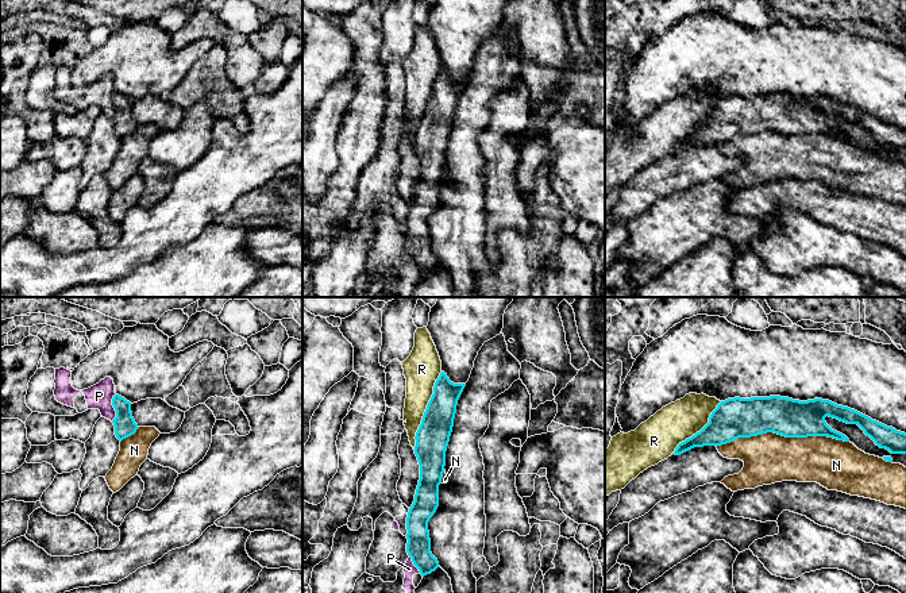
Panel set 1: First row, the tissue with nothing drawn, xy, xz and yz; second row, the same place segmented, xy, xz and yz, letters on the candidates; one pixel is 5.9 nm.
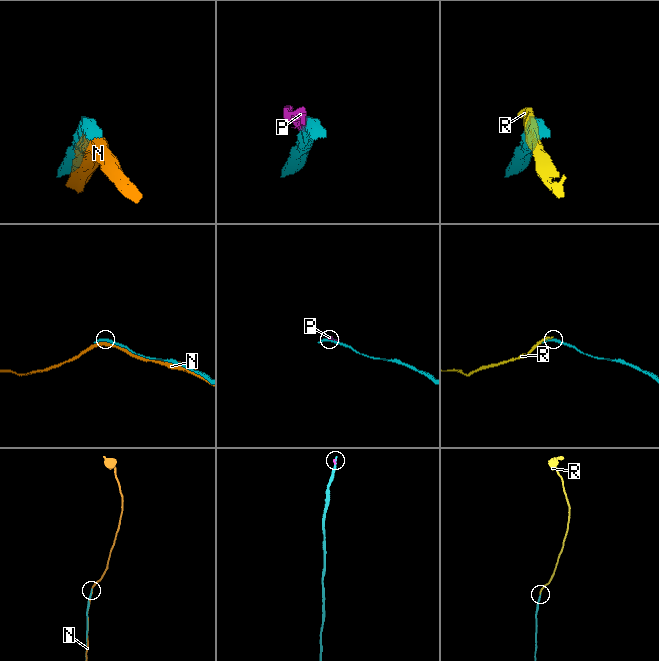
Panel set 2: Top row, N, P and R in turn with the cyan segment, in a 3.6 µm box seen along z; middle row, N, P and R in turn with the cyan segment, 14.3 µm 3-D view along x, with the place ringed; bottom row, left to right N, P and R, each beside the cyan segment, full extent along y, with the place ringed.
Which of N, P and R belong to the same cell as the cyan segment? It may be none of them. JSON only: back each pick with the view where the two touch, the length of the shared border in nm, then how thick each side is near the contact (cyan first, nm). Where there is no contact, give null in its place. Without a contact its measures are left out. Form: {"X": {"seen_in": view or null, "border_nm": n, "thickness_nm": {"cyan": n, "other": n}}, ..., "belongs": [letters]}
{"belongs": []}

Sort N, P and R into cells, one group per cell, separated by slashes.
N / P R

